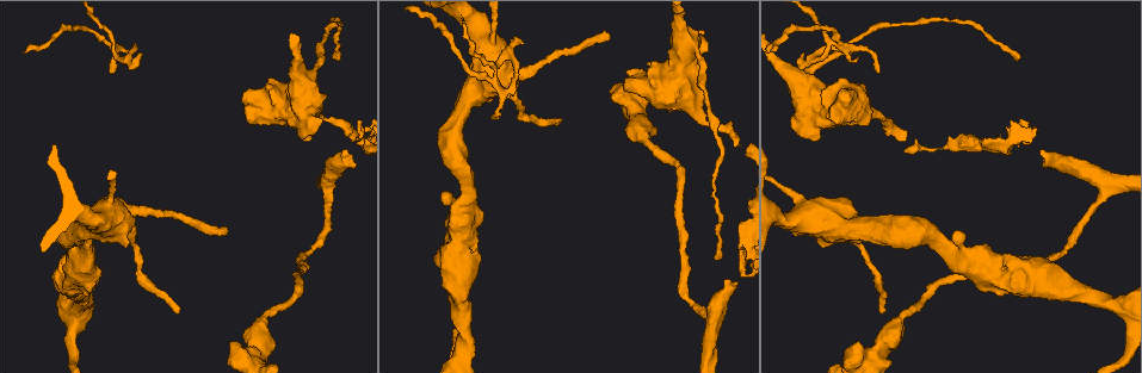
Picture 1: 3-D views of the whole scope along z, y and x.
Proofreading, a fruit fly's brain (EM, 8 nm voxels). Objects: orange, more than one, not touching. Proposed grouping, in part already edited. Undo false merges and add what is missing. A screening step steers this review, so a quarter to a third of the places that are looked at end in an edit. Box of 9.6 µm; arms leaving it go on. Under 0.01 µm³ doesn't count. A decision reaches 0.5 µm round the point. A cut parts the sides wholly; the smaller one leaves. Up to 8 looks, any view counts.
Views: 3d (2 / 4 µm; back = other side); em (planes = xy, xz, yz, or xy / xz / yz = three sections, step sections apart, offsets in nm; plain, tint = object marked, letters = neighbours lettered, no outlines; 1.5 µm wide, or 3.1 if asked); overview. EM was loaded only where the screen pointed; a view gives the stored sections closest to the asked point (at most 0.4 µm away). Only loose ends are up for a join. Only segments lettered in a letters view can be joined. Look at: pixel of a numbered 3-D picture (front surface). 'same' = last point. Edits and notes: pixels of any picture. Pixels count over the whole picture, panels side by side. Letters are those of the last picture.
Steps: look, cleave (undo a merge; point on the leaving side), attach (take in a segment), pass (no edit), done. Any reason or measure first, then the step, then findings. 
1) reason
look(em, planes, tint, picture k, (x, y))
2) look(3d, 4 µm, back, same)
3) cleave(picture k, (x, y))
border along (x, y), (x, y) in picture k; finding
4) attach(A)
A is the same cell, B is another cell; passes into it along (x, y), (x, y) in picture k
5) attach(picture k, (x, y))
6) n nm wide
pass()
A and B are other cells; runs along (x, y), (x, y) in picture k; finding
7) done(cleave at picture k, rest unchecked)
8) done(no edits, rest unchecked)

thick turns thin
look(3d, 4 µm, picture 1, (262, 318))

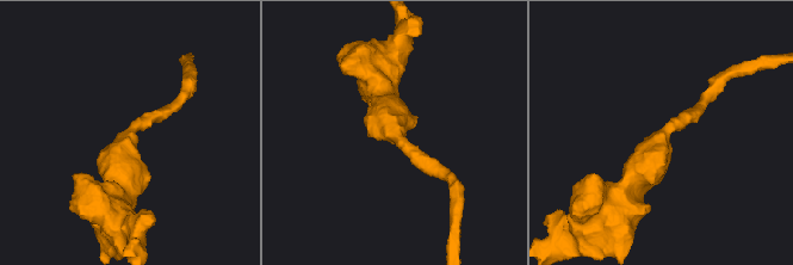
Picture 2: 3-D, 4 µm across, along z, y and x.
arms of 200, 440 nm; need the tissue
look(em, yz, step 8, letters, picture 2, (662, 133))

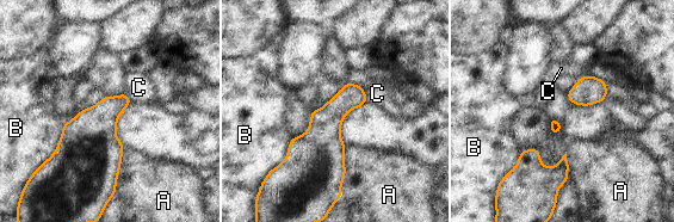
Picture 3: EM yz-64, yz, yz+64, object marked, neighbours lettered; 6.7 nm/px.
look(em, planes, letters, same)

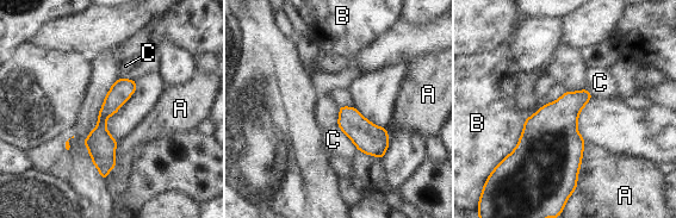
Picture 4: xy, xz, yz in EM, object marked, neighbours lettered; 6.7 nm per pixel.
pass()
A, B and C are other cells; border along (336, 125), (358, 149) in picture 4; one cell here

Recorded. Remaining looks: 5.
thick end
look(3d, 4 µm, picture 1, (304, 136))

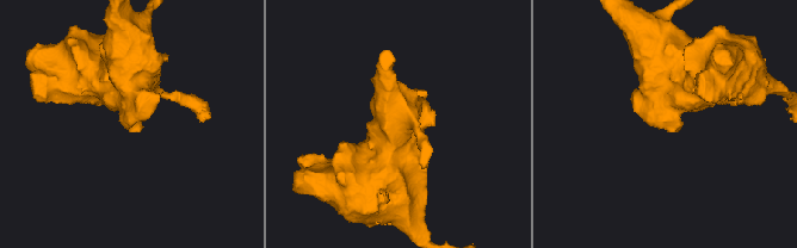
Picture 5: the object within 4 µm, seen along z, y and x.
need the tissue
look(em, planes, letters, picture 5, (651, 125))

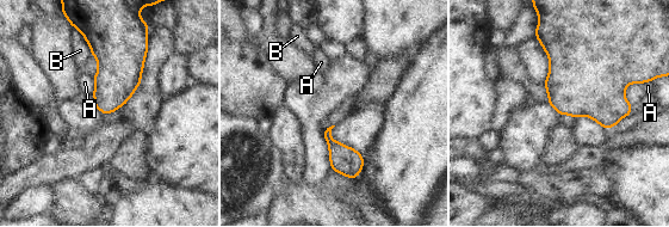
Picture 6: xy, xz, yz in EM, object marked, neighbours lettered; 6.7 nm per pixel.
B touches over 160 nm
pass()
A and B are other cells; no lettered segment goes on from it

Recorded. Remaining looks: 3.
end of a long branch
look(em, xz, step 4, tint, picture 1, (609, 39))

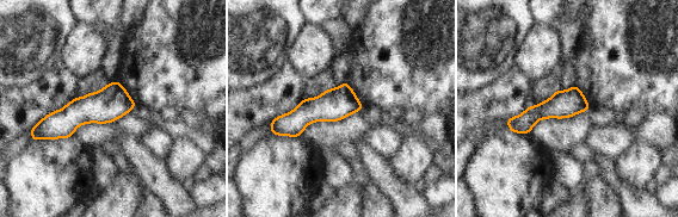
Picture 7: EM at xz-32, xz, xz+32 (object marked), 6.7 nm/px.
cut it another way
look(em, planes, letters, same)

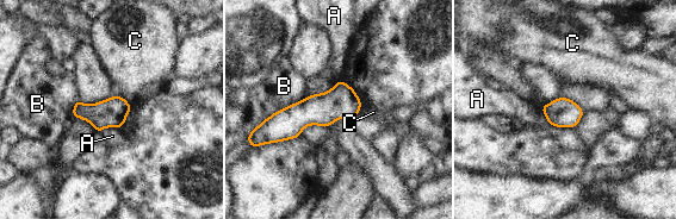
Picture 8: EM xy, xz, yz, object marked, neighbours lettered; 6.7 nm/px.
A touches over 260 nm
pass()
A, B and C are other cells; border along (121, 95), (131, 106) in picture 8; no lettered segment goes on from it

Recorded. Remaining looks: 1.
done(no edits, rest unchecked)

